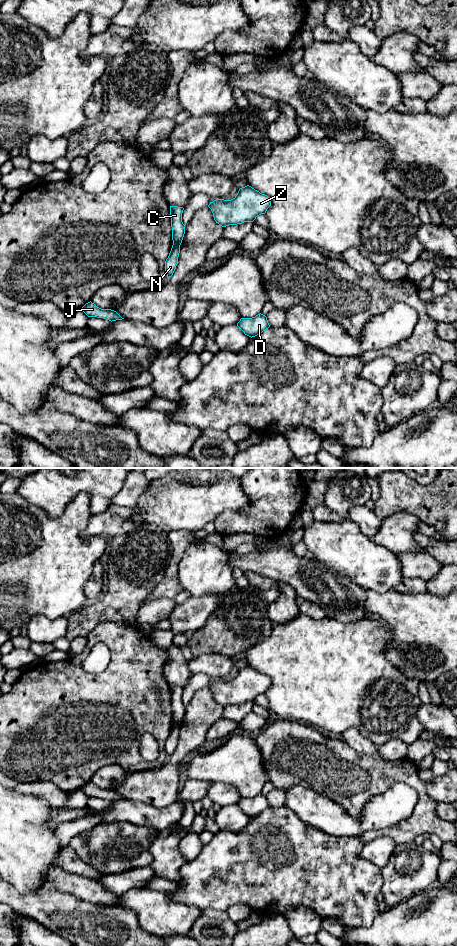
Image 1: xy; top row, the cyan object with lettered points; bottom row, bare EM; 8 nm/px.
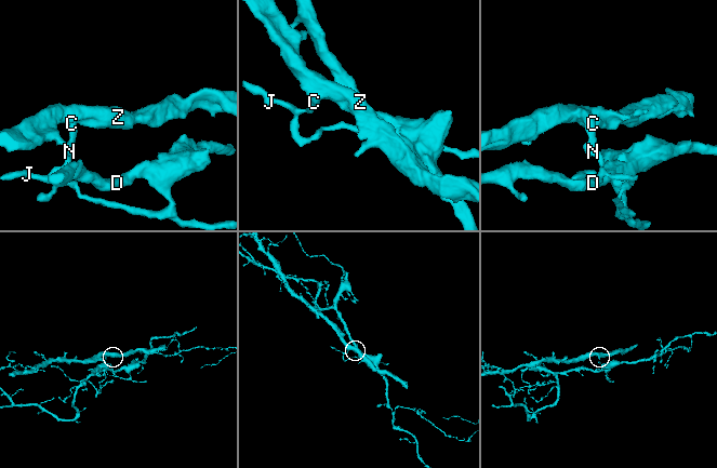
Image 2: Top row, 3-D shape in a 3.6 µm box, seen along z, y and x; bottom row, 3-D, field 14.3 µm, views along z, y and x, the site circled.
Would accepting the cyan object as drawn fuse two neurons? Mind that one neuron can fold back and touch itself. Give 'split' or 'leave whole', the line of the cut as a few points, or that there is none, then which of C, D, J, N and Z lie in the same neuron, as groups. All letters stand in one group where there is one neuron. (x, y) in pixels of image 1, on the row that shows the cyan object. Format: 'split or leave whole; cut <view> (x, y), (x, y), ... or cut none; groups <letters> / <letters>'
split; cut xy (173, 243), (179, 245); groups C Z / D J N

